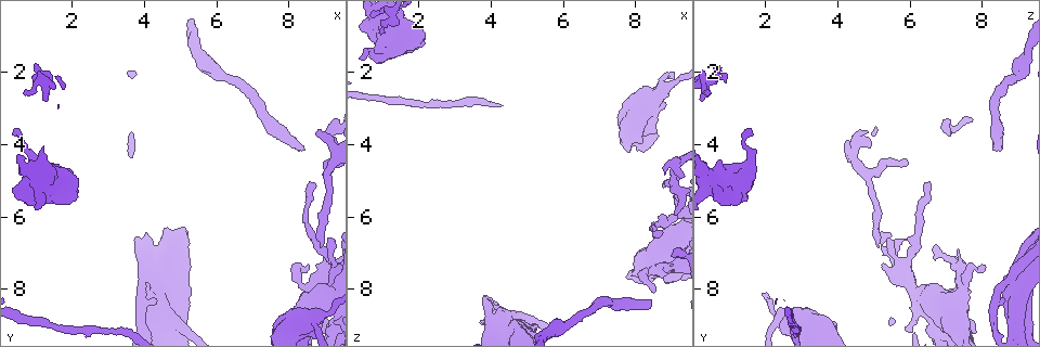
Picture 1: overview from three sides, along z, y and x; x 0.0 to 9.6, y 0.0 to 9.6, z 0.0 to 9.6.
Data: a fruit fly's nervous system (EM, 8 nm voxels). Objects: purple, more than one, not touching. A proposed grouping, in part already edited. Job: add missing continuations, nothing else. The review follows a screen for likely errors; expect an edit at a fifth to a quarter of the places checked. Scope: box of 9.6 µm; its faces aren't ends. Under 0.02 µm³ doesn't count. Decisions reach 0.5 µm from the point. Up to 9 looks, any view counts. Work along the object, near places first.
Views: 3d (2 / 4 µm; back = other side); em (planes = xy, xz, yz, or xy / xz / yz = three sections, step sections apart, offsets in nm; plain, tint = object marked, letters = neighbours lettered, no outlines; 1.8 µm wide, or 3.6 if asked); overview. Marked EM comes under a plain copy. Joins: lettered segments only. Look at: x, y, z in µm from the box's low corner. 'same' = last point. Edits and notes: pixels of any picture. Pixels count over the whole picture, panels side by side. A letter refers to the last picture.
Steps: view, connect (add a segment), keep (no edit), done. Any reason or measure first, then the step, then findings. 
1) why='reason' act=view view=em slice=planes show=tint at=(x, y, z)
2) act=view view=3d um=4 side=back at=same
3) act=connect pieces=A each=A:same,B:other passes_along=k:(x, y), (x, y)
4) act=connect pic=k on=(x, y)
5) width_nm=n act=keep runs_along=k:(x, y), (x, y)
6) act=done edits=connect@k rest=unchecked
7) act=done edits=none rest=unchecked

why='branch stops here' act=view view=3d um=4 side=back at=(8.90, 6.85, 5.10)

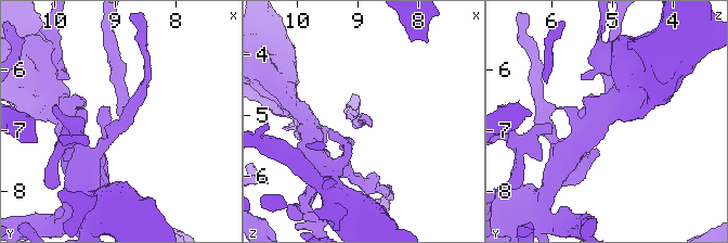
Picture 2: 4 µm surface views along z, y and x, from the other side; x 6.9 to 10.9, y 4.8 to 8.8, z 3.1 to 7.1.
act=view view=em um=3.6 slice=xz step=4 show=tint at=same

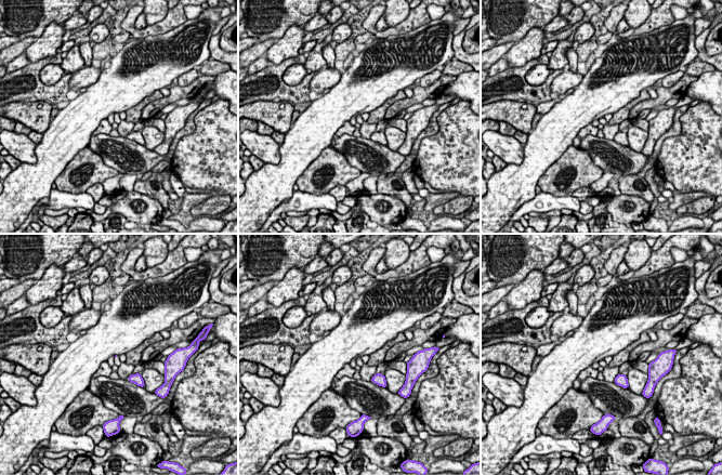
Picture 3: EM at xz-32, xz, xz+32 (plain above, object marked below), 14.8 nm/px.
act=view view=em um=3.6 slice=planes show=letters at=same

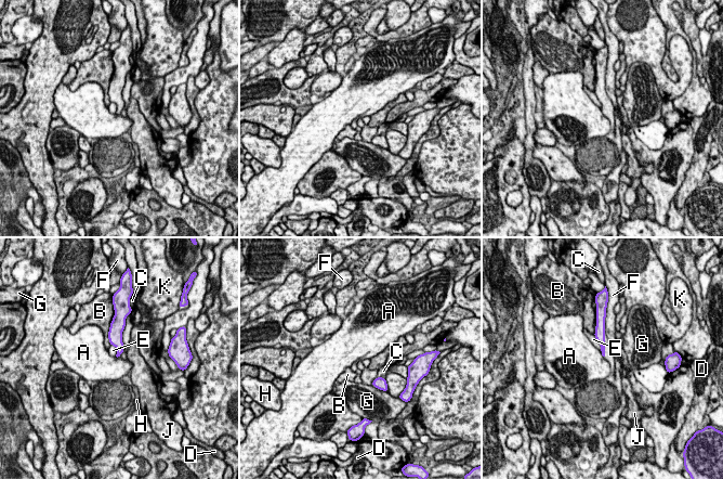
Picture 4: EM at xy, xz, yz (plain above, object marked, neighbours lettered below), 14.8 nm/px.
act=keep each=A:other,B:other,C:other,D:other,E:other,F:other,G:other,H:other,J:other,K:other border=4:(600, 350), (603, 357) found='none of them fits'

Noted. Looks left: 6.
why='branch stops here' act=view view=3d um=2 at=(8.50, 7.40, 8.05)

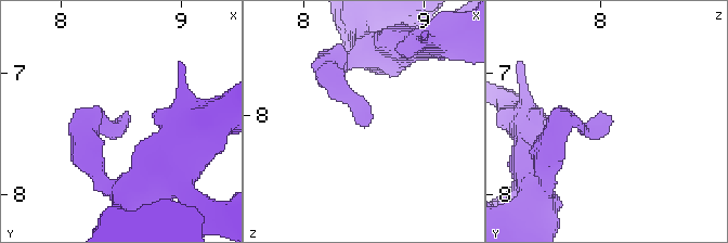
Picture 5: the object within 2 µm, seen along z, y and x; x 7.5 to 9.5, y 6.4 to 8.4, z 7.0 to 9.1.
act=view view=em slice=planes show=letters at=(8.52, 7.36, 8.10)

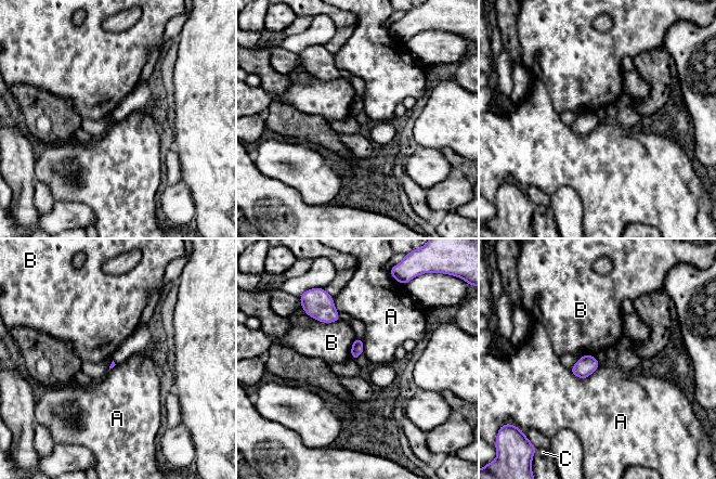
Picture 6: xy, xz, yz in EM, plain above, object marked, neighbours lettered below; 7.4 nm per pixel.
act=keep each=A:other,B:other,C:other border=6:(309, 315), (321, 322), (339, 320) found='none of them fits'

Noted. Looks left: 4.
why='branch stops here' act=view view=3d um=2 at=(9.05, 4.45, 5.95)

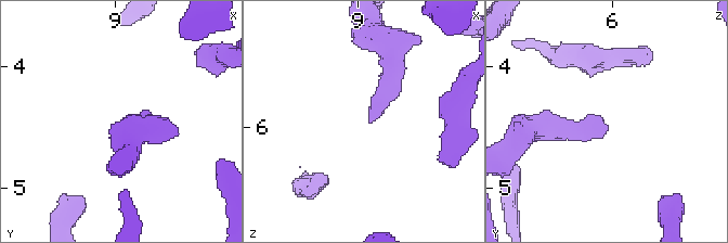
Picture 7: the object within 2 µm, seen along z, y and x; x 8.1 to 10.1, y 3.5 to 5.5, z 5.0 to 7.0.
why='now the EM' act=view view=em slice=planes show=letters at=(9.10, 4.42, 5.92)

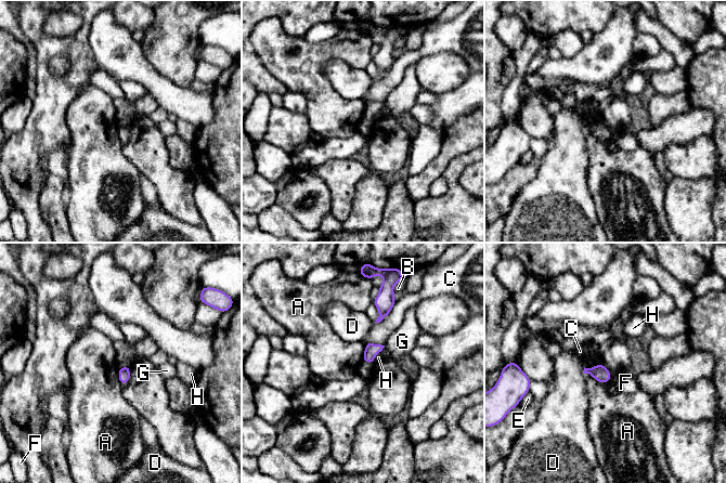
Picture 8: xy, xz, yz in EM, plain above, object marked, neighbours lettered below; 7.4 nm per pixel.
act=keep each=A:other,B:other,C:other,D:other,E:other,F:other,G:other,H:other border=8:(585, 373), (600, 382), (608, 382) found='no lettered segment goes on from it'

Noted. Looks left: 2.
act=view view=em slice=planes show=letters at=(4.35, 7.90, 9.00)

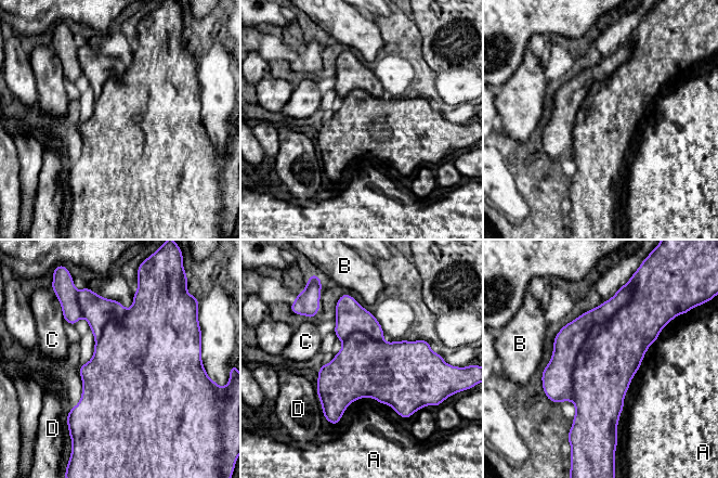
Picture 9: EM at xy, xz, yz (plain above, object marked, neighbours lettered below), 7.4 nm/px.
act=keep each=A:other,B:other,C:other,D:other border=9:(62, 312), (65, 321) found='none of them fits'

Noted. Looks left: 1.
act=done edits=none rest=unchecked

